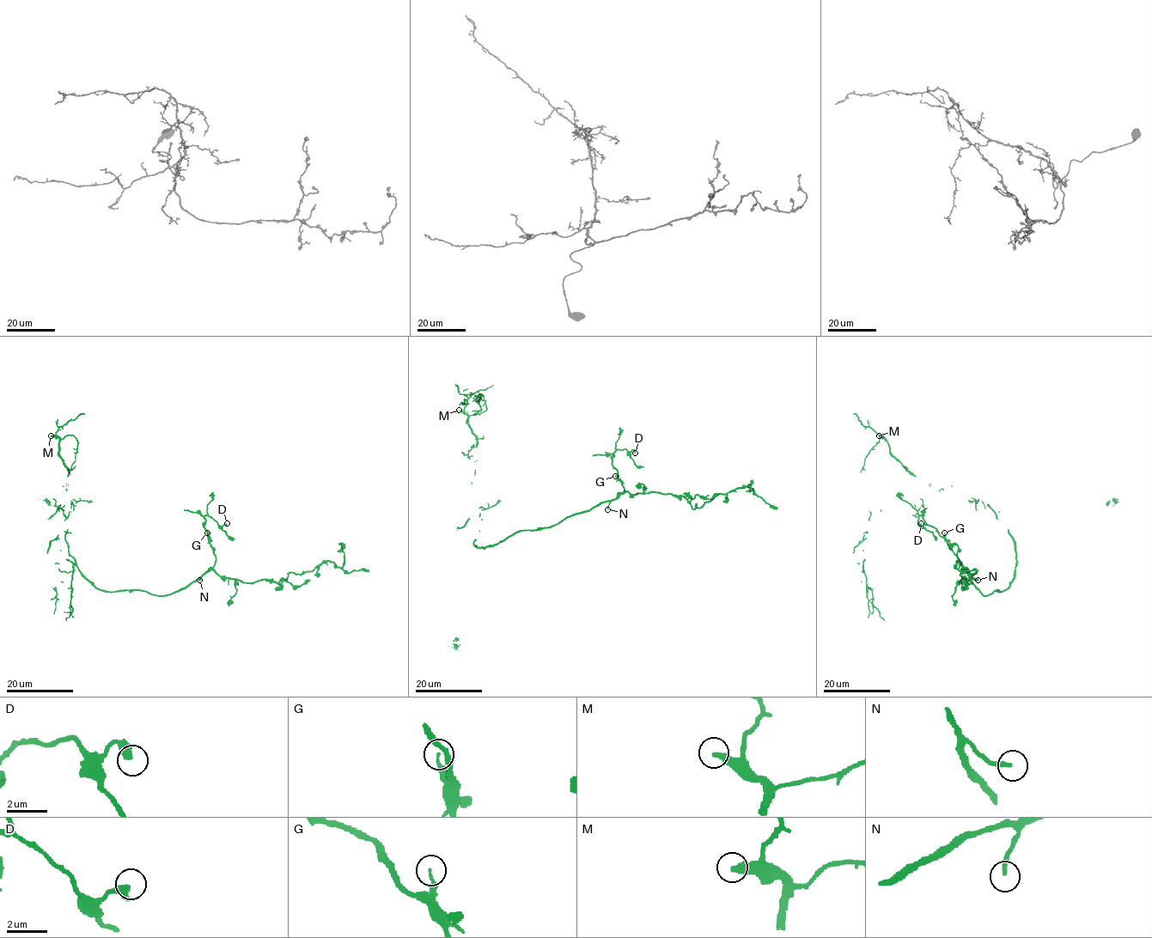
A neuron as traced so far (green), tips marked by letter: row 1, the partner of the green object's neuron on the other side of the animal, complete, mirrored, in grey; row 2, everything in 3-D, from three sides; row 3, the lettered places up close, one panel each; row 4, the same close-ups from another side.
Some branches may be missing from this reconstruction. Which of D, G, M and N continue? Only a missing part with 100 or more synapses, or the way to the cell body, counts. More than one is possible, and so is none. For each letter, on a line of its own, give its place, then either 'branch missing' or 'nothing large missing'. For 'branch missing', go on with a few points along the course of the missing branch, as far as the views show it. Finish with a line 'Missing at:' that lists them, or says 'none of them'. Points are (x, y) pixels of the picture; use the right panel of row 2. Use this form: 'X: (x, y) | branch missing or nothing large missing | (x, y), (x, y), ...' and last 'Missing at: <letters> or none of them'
D: (921, 523) | nothing large missing
G: (944, 532) | nothing large missing
M: (879, 435) | branch missing
N: (978, 580) | nothing large missing
Missing at: M

